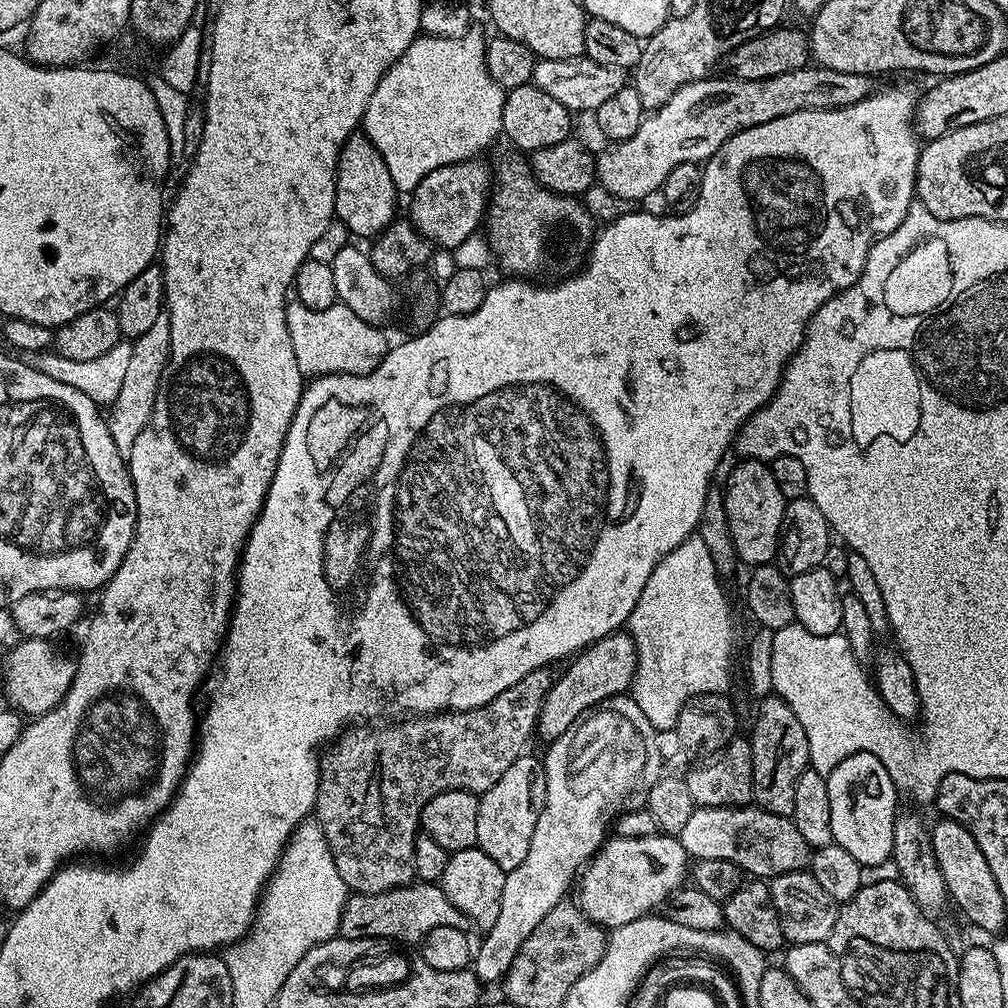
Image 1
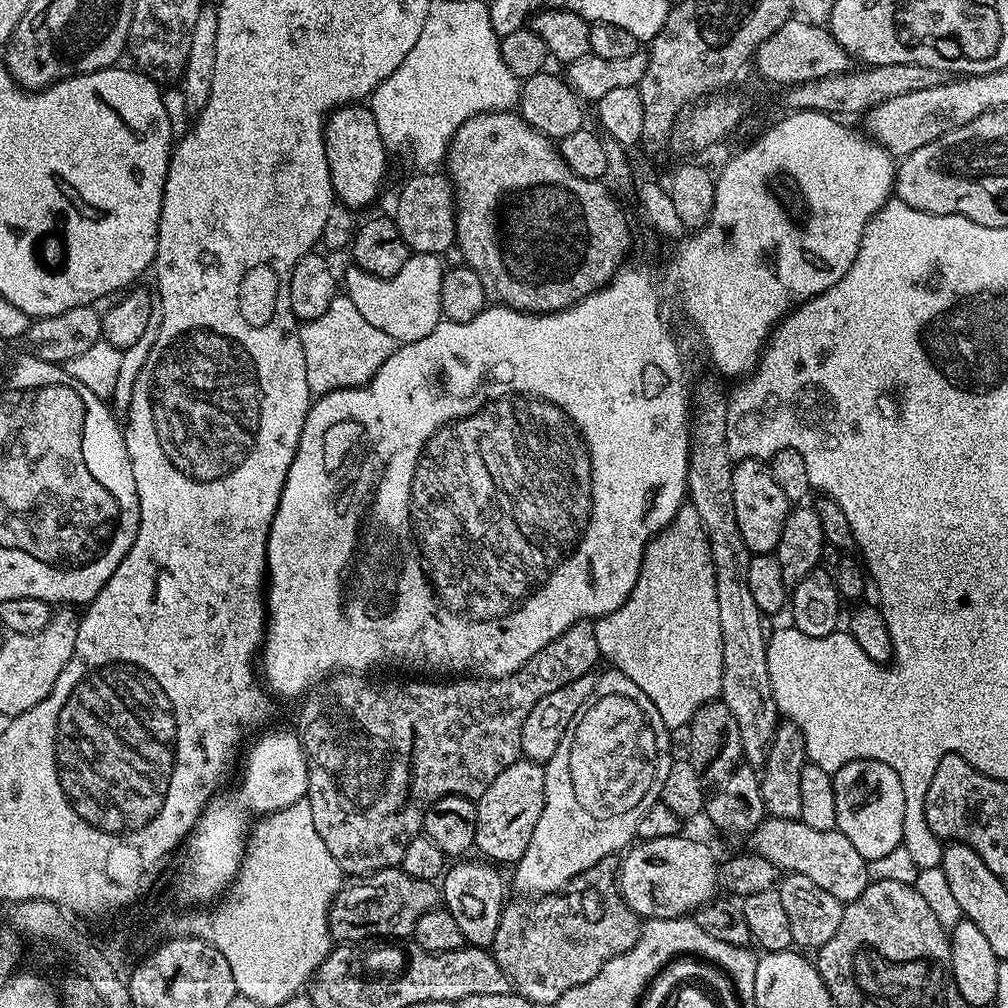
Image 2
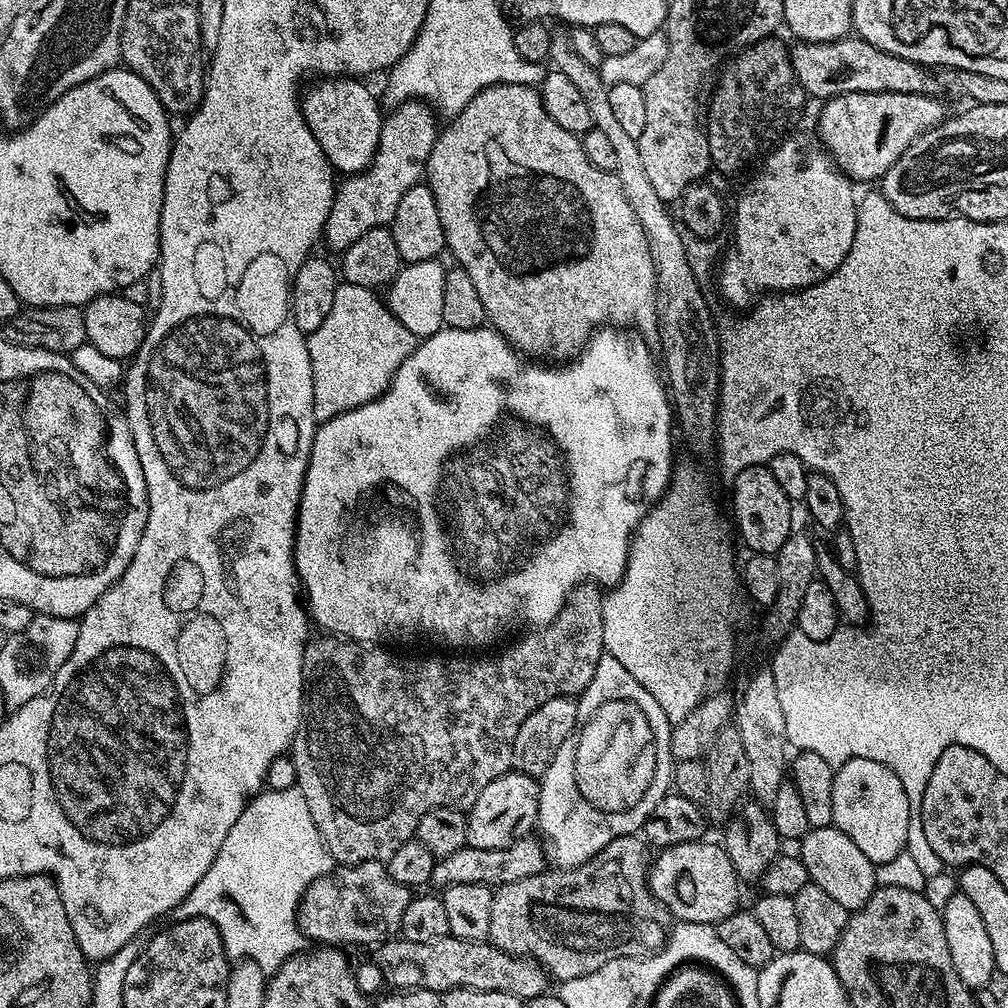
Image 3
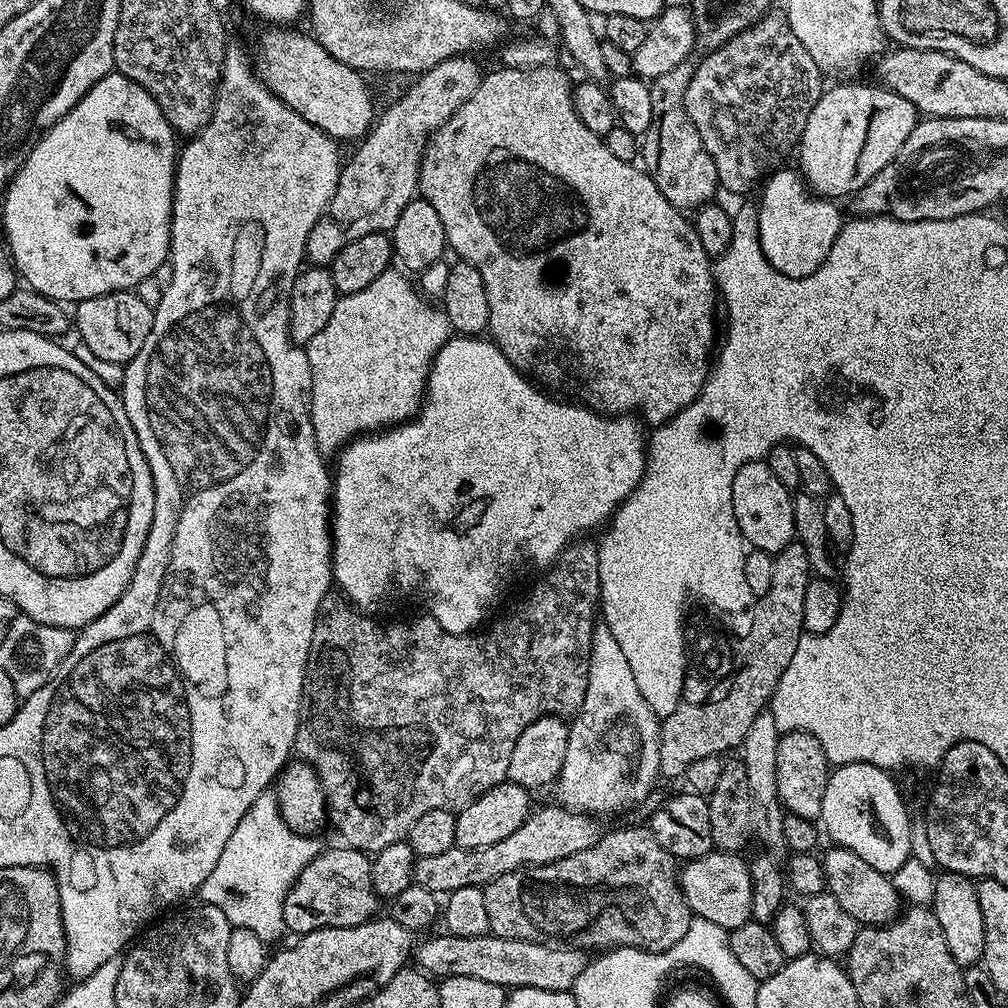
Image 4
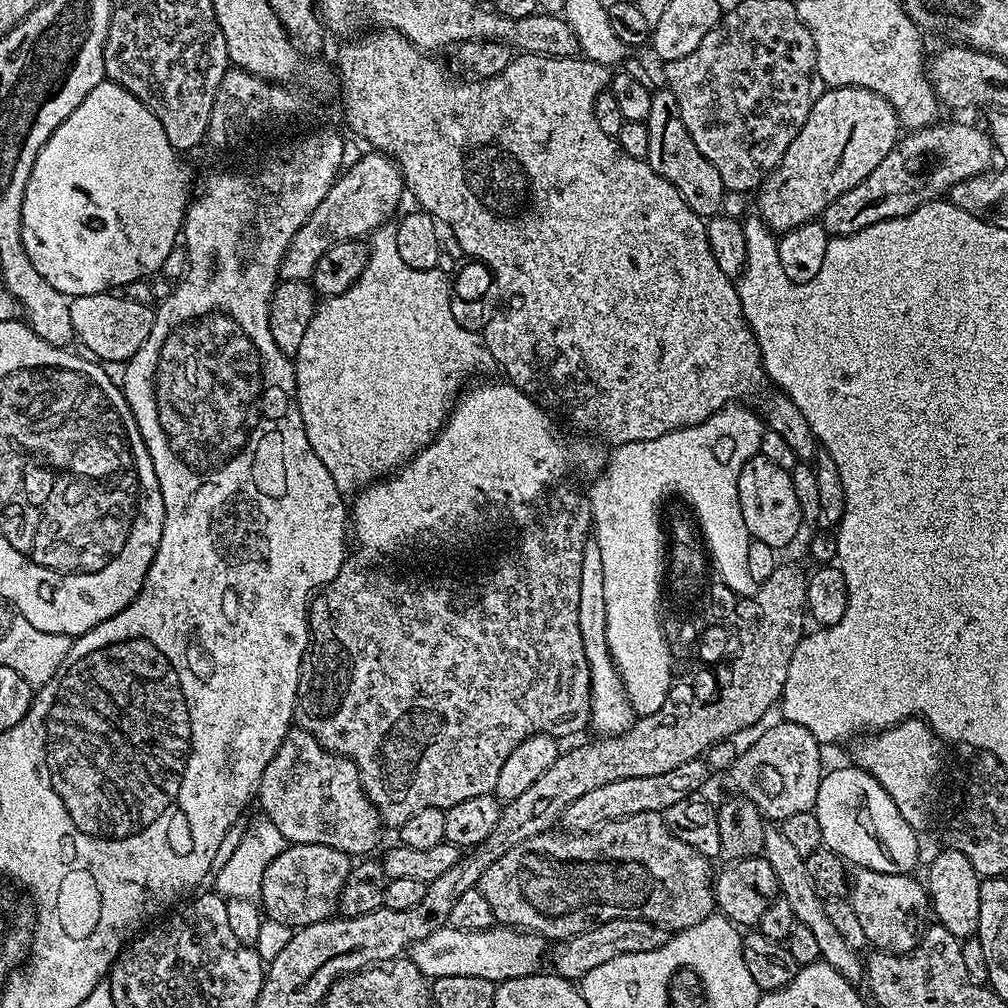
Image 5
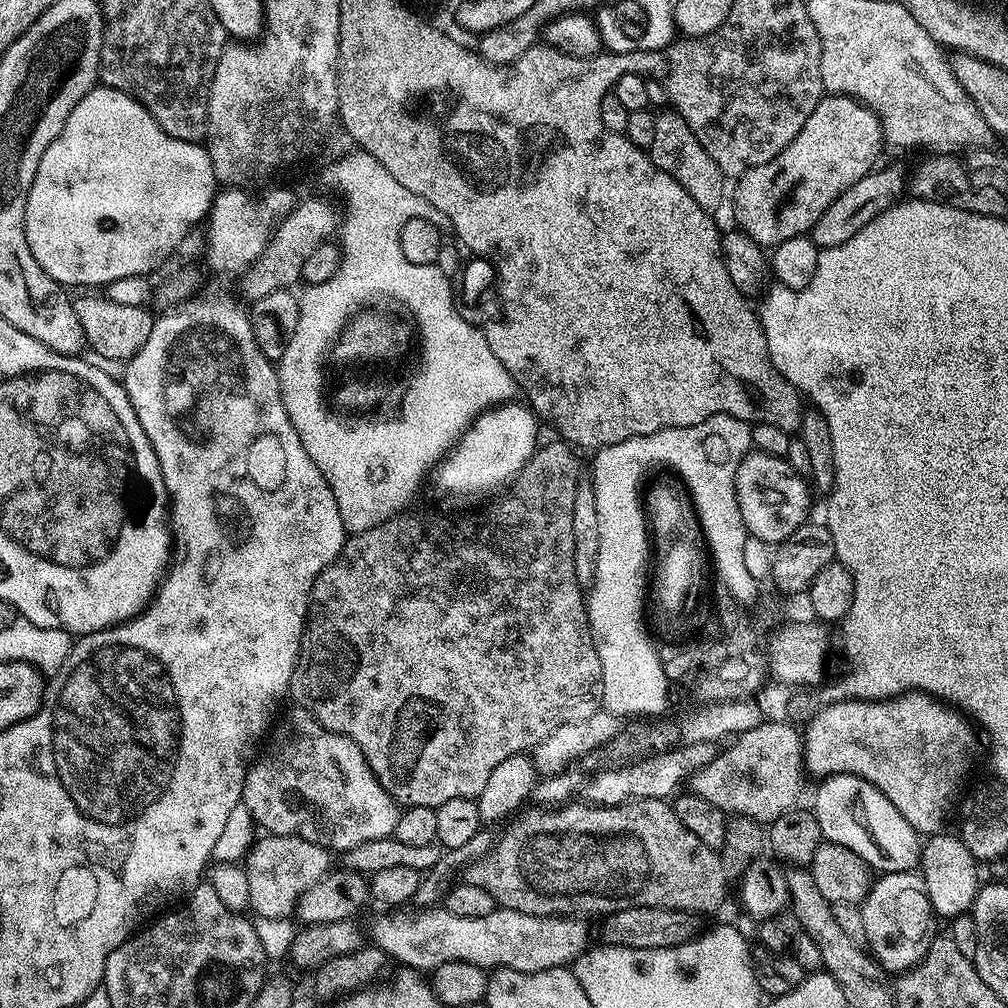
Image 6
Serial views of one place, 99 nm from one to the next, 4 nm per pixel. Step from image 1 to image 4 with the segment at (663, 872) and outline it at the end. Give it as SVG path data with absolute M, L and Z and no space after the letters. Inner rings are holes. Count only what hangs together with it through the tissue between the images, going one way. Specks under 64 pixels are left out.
M713 850L696 860L687 861L679 869L680 889L693 917L714 922L725 930L742 926L752 919L752 879L749 861L735 852Z

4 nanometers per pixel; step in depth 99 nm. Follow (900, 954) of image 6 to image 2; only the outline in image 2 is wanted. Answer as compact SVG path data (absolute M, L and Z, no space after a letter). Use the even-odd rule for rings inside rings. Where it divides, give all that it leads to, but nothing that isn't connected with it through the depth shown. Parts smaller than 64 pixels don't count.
M765 818L755 833L755 855L770 861L775 868L788 874L805 876L814 882L814 886L822 886L826 894L834 894L842 902L858 898L862 890L870 882L868 877L868 861L854 850L850 838L839 830L813 830L798 820L773 820Z

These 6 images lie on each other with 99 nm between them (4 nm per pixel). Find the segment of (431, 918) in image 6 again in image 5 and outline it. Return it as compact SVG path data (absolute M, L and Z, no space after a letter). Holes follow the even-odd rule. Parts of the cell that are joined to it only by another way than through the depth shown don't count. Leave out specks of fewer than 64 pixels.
M445 926L434 930L434 934L426 934L416 944L411 945L410 959L416 963L418 970L429 978L449 976L450 974L471 974L474 978L486 978L487 980L501 981L519 976L531 976L533 972L541 971L546 960L546 940L536 932L525 932L519 928L507 926L493 926L484 930L462 930Z

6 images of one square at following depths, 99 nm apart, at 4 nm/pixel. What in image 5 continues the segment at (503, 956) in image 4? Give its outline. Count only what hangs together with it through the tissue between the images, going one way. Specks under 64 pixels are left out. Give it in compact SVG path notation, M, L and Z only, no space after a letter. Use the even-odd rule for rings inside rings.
M642 917L614 918L605 924L594 926L585 932L579 932L577 936L569 936L568 939L559 941L556 948L551 949L550 964L554 967L555 975L573 982L583 980L594 966L602 966L602 962L610 962L610 958L618 958L622 954L642 954L646 950L658 950L670 938L669 929L654 922L646 922Z

